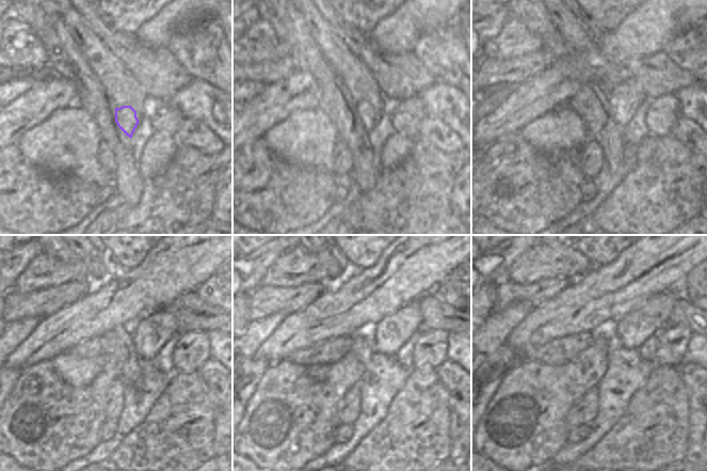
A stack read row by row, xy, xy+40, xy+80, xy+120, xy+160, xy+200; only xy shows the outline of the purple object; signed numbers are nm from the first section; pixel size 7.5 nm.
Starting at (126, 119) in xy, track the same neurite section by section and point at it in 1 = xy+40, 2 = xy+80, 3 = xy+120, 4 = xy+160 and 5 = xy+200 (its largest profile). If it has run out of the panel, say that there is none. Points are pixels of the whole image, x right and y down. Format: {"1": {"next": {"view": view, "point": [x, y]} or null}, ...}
{"1": {"next": {"view": "xy+40", "point": [368, 115]}}, "2": {"next": {"view": "xy+80", "point": [625, 98]}}, "3": {"next": {"view": "xy+120", "point": [153, 330]}}, "4": {"next": {"view": "xy+160", "point": [392, 332]}}, "5": {"next": {"view": "xy+200", "point": [633, 329]}}}

